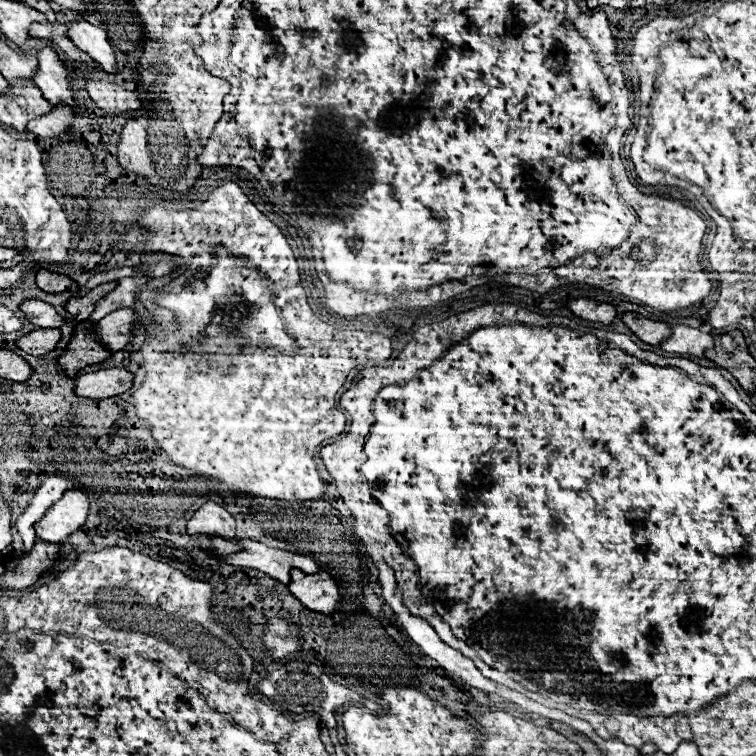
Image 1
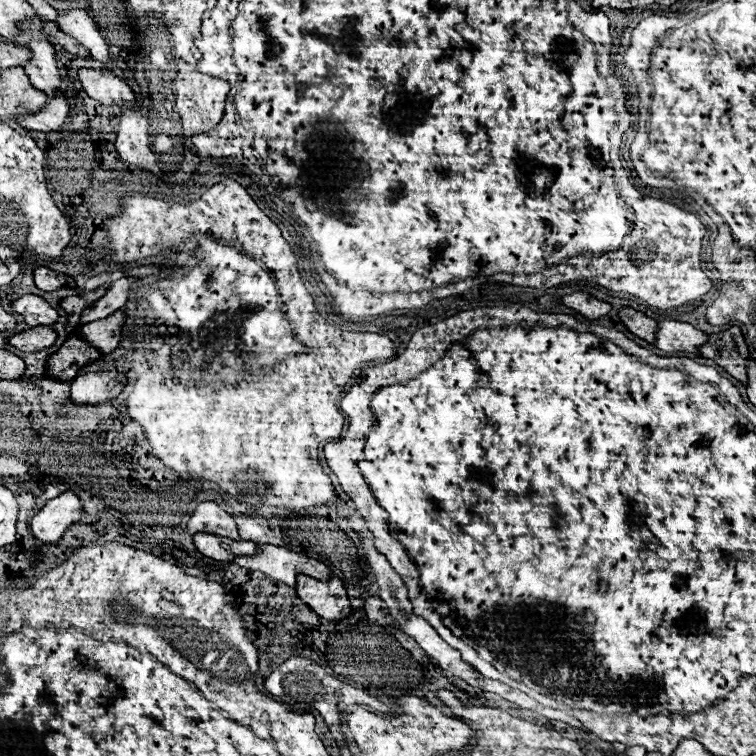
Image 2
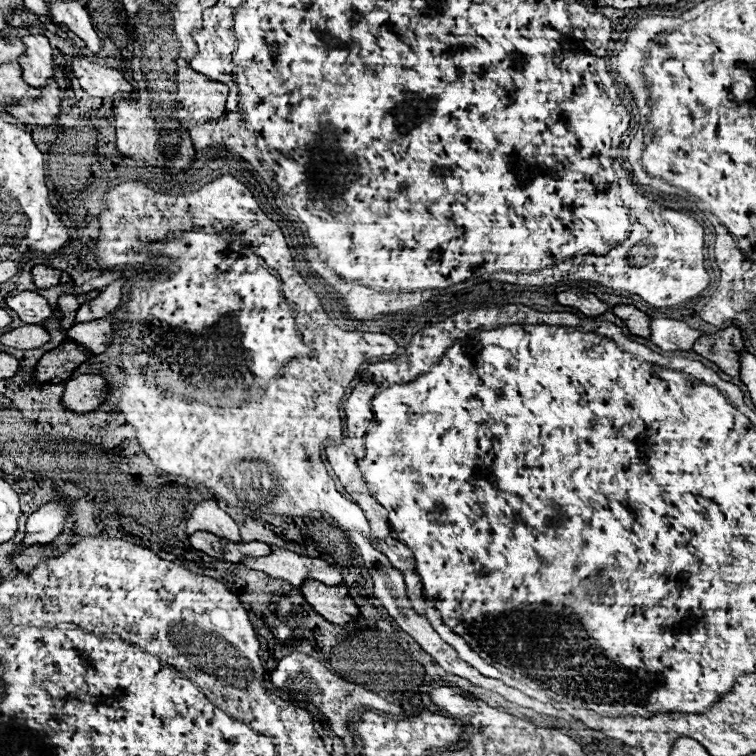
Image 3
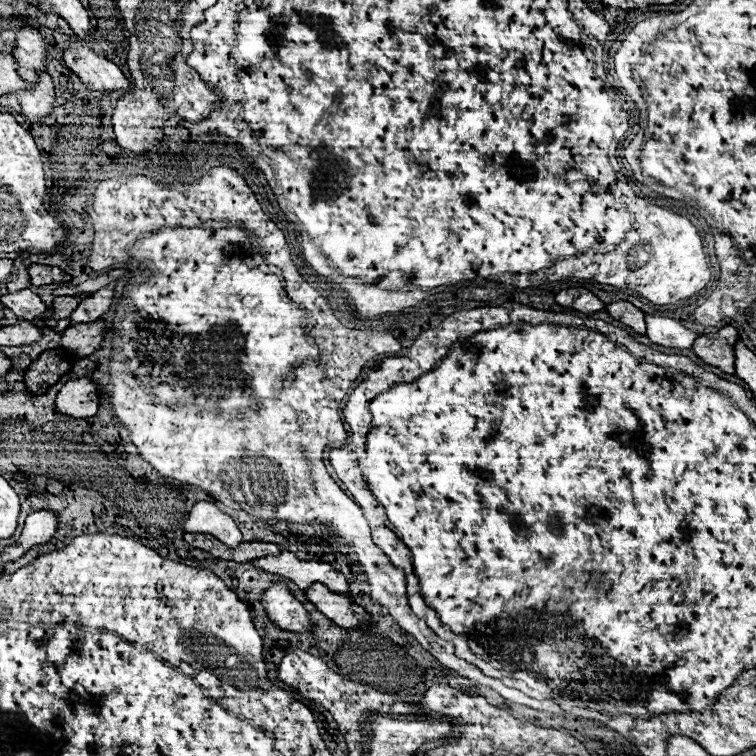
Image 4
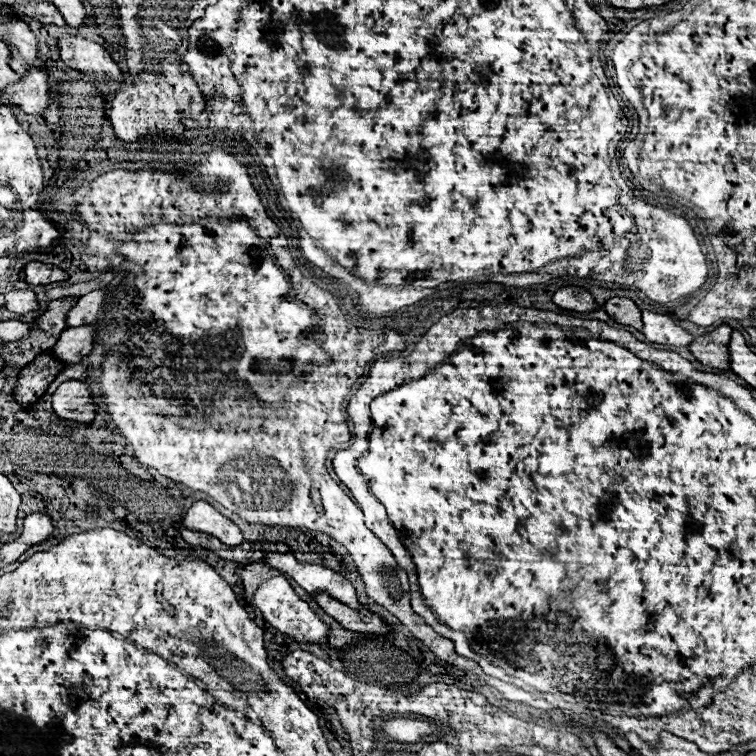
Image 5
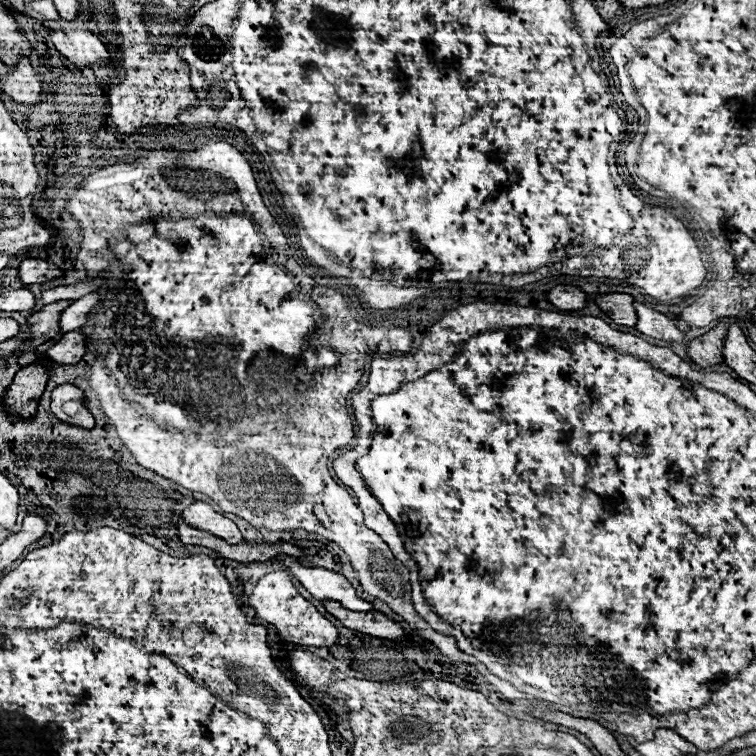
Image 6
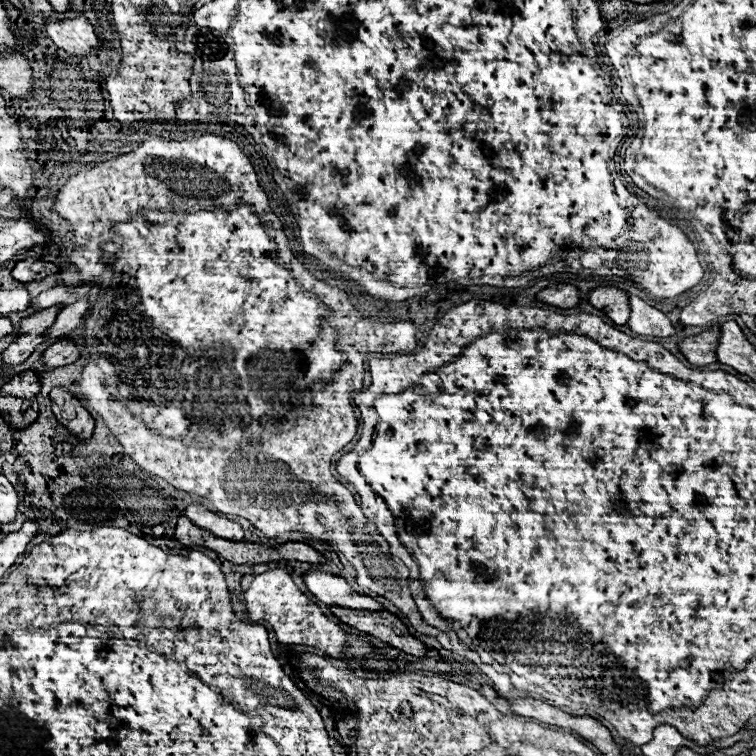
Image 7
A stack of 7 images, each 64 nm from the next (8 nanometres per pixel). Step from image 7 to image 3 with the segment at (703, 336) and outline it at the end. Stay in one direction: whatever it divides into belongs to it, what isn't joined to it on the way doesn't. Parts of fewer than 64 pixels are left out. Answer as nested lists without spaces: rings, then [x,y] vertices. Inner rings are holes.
[[[728,326],[726,330],[720,330],[716,334],[700,336],[694,342],[692,350],[704,356],[706,360],[714,362],[716,366],[720,366],[726,374],[740,376],[738,358],[740,358],[740,352],[744,352],[744,342],[736,326]]]

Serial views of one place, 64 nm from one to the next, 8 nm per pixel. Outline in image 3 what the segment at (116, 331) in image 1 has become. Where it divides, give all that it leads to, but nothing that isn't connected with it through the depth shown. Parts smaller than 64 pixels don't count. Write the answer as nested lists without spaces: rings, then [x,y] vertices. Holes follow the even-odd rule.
[[[114,316],[92,320],[88,324],[74,324],[70,330],[66,330],[66,338],[82,348],[88,348],[88,352],[92,354],[102,354],[112,342],[112,322]]]

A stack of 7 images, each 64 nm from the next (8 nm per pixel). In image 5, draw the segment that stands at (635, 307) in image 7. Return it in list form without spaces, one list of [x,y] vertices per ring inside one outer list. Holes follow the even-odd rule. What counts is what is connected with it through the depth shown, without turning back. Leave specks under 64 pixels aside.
[[[642,310],[642,334],[658,344],[672,344],[672,346],[688,346],[694,338],[682,330],[670,316],[654,314],[648,310]]]

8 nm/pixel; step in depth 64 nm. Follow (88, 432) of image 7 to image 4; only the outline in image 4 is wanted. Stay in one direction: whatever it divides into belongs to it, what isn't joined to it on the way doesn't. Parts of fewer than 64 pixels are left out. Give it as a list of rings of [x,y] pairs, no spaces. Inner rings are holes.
[[[88,378],[68,380],[62,390],[56,394],[58,412],[72,418],[92,418],[98,410],[96,386]]]

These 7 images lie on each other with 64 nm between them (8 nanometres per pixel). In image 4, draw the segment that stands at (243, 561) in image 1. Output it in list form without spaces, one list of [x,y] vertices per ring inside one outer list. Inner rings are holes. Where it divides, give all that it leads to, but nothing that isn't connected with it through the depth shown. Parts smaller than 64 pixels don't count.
[[[284,550],[278,556],[264,556],[264,558],[256,558],[252,562],[254,566],[272,572],[272,574],[280,574],[288,580],[292,580],[298,588],[306,590],[312,584],[320,582],[326,588],[330,588],[336,594],[344,594],[350,596],[350,586],[346,582],[346,578],[336,572],[330,564],[326,562],[312,562],[312,560],[298,560],[292,552]]]

